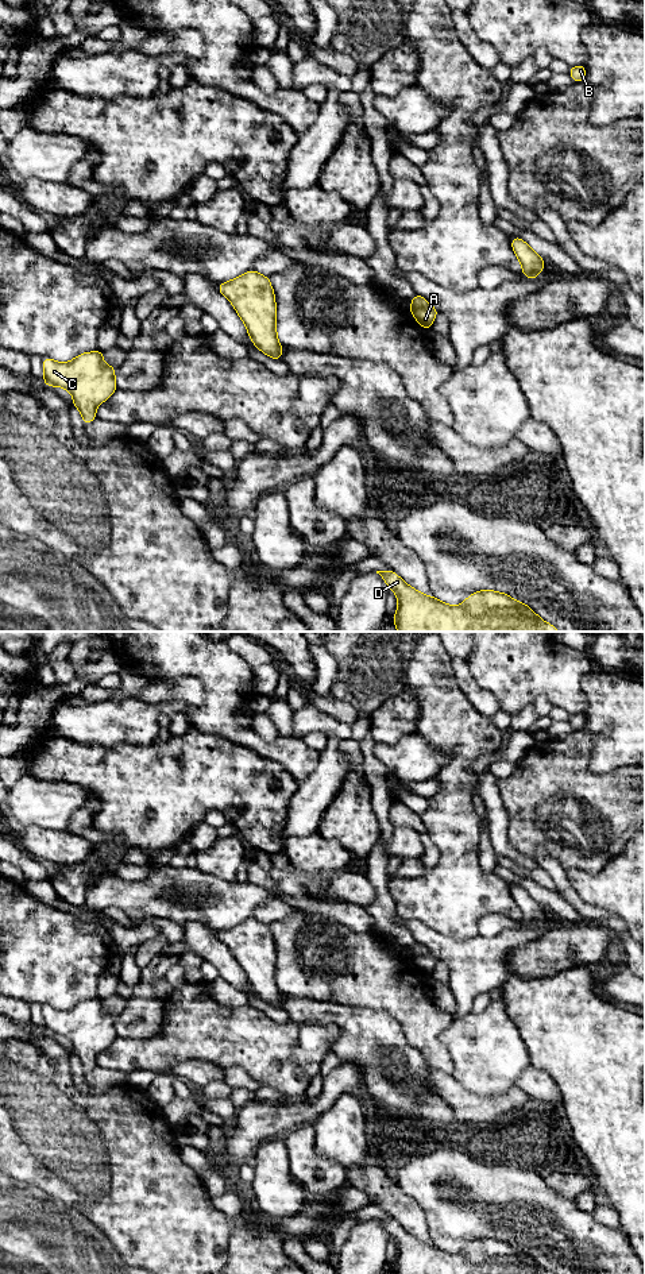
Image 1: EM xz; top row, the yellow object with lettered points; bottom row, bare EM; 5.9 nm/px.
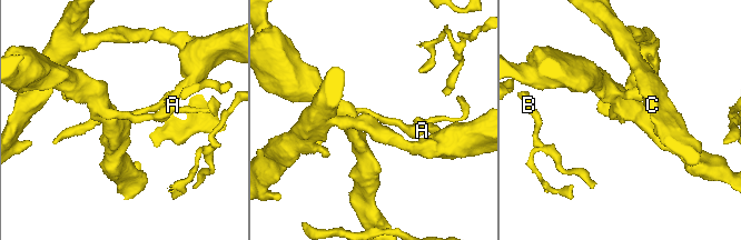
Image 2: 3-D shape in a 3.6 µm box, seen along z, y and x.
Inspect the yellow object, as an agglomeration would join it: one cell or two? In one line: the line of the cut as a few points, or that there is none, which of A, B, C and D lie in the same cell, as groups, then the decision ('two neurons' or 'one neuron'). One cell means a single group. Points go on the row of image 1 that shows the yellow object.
cut in xz along (428, 304), (412, 308); A B D / C; two neurons

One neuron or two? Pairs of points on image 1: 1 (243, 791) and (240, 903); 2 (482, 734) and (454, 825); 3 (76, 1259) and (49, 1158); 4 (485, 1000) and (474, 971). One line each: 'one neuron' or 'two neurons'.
1: two neurons
2: one neuron
3: two neurons
4: two neurons

